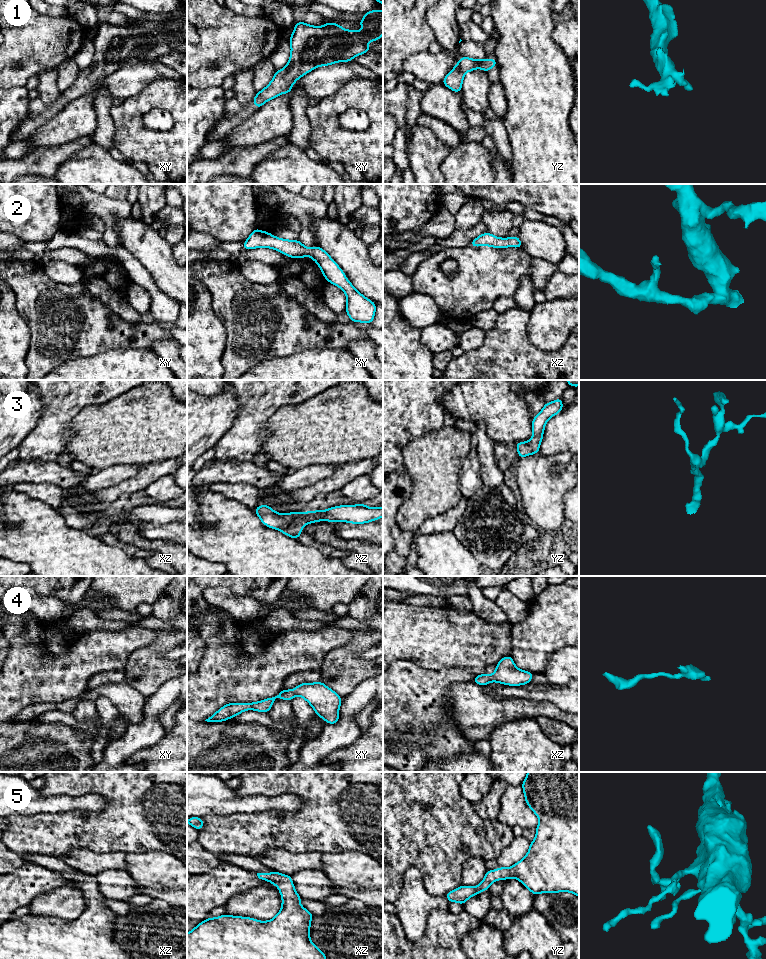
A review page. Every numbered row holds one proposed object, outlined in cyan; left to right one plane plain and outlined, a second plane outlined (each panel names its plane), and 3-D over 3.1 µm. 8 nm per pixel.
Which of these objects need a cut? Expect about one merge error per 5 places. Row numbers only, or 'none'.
3

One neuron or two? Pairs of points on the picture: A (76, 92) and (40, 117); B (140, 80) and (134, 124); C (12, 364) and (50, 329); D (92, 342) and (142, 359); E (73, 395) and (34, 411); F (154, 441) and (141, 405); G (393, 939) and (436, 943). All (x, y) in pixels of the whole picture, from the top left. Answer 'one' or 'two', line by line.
A: one
B: two
C: two
D: two
E: two
F: one
G: one

